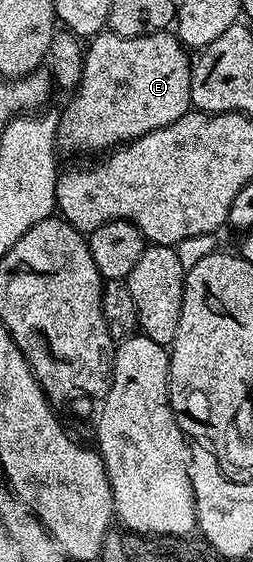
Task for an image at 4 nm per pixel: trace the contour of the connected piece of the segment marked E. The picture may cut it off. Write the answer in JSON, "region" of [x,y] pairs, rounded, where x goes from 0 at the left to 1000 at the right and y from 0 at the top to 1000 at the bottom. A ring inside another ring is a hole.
{"region":[[[423,52],[372,64],[336,84],[320,144],[277,174],[269,174],[285,176],[269,180],[265,192],[253,194],[249,205],[237,203],[229,206],[233,228],[217,238],[221,256],[229,256],[245,267],[253,262],[265,269],[391,269],[375,272],[423,272],[490,254],[518,253],[526,247],[549,247],[573,237],[605,237],[652,222],[684,222],[684,215],[700,215],[711,208],[735,205],[743,198],[759,196],[755,121],[763,117],[763,105],[759,100],[747,101],[739,98],[751,98],[743,85],[727,84],[723,78],[708,75],[704,62],[680,59],[672,53],[625,55],[601,62],[561,62],[557,66],[478,66],[474,62],[451,62],[439,53]]]}

